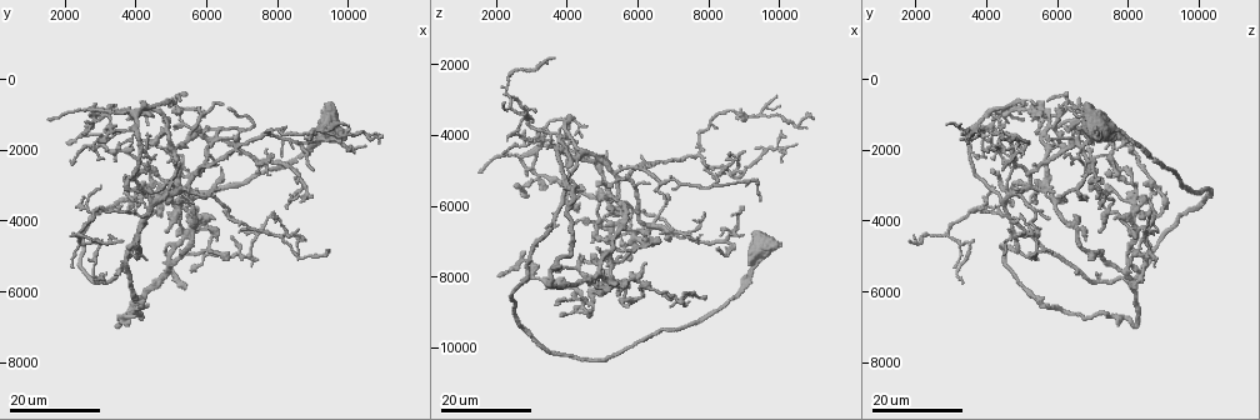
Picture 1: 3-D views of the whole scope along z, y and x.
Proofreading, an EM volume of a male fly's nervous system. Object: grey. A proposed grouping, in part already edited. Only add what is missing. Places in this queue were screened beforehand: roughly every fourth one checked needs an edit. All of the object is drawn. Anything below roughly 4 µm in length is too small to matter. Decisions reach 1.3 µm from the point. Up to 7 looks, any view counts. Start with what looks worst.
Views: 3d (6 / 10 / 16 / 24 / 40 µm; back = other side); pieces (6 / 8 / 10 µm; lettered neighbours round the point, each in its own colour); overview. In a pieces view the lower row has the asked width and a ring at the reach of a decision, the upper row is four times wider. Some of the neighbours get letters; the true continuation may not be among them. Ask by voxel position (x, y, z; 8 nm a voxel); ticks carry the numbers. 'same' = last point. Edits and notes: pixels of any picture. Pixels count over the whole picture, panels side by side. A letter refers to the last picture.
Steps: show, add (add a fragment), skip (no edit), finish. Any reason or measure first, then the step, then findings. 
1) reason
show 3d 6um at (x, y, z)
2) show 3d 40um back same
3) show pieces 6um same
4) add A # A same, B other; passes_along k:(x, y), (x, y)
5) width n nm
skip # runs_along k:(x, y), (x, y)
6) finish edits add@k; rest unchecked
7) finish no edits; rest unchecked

branch stops here
show 3d 24um at (1500, 1200, 5100)

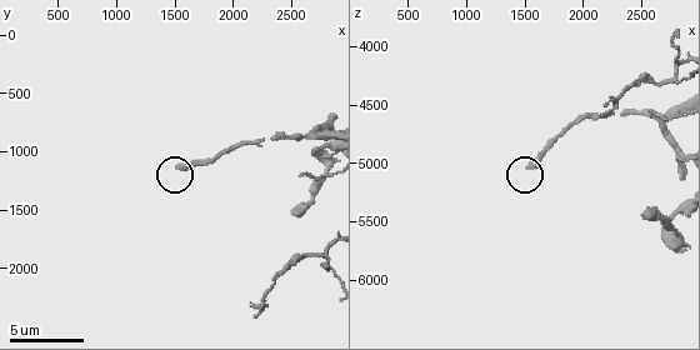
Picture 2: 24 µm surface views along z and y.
show pieces 6um at (1540, 1140, 5040)

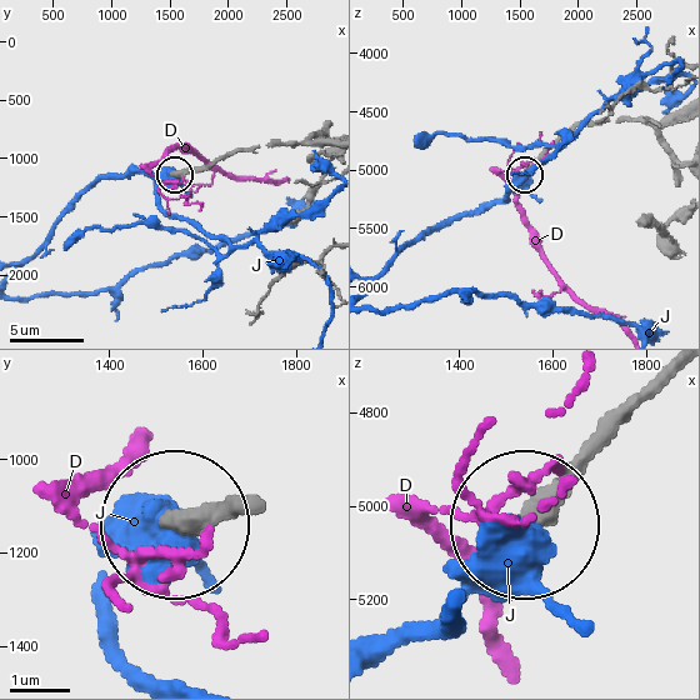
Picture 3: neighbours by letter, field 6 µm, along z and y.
skip # D other, J other; runs_along 3:(326, 144), (241, 148), (208, 165), (175, 173); no lettered fragment goes on from it

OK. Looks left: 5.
free end
show 3d 24um at (9400, 4900, 5800)

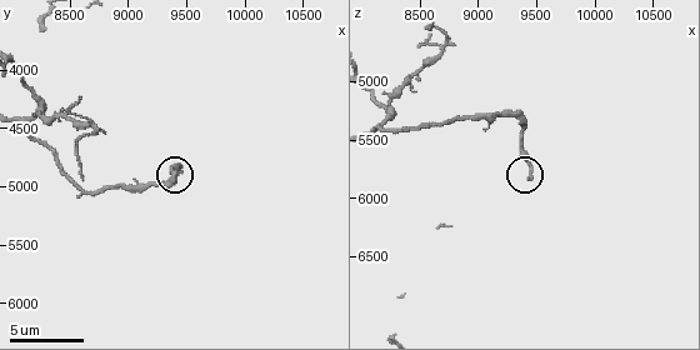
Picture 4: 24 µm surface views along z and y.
show pieces 10um at (9460, 4880, 5840)

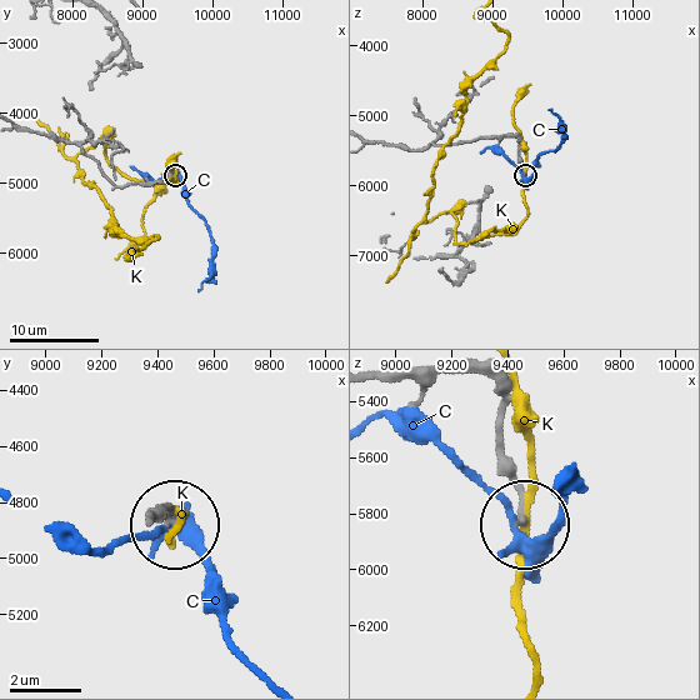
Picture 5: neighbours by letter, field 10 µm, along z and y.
skip # C other, K other; runs_along 5:(374, 378), (491, 378), (524, 524); none of them fits

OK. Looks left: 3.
free end
show 3d 16um at (2100, 1800, 7900)

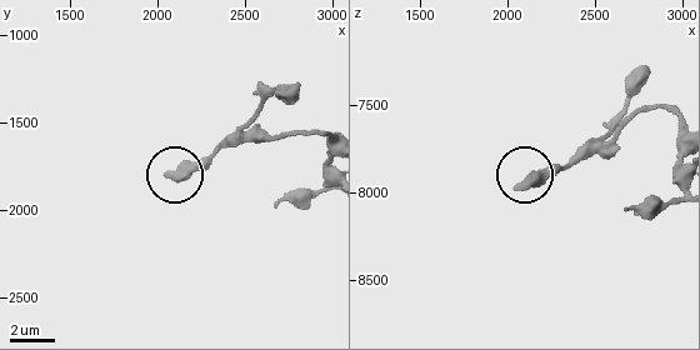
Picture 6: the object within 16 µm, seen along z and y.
what lies round it
show pieces 10um at (2060, 1800, 7980)

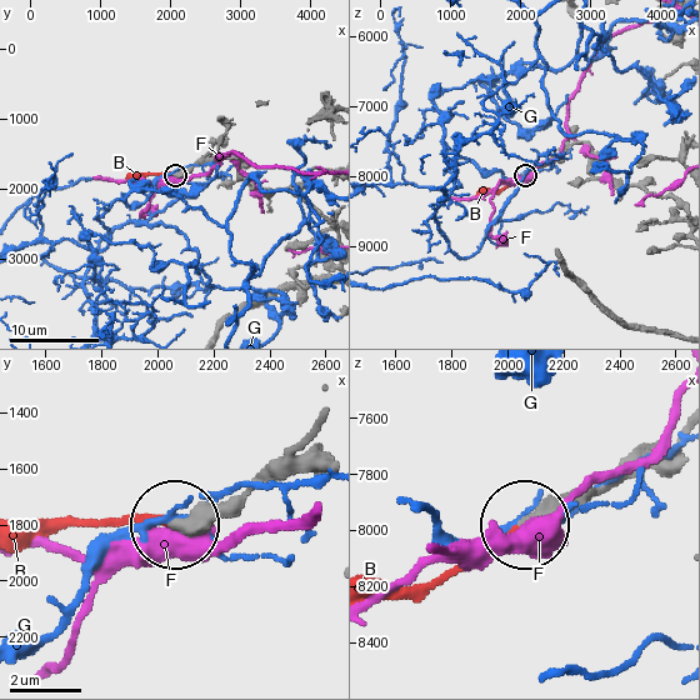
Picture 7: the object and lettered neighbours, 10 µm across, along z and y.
add B # B same, F other, G other; passes_along 7:(265, 475), (241, 496), (168, 526), (26, 526); it goes on there

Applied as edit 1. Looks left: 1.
finish edits add@7; rest unchecked

